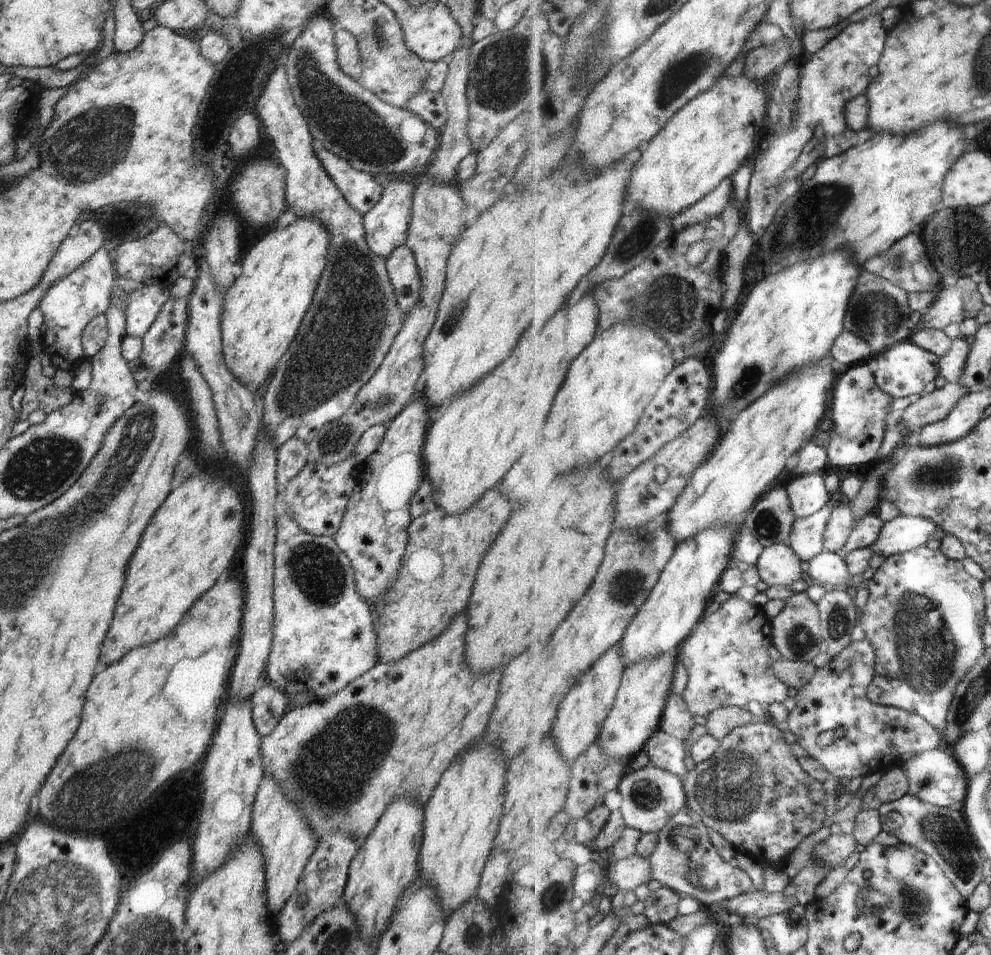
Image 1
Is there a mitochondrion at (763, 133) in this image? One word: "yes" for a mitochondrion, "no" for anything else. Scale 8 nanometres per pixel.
no

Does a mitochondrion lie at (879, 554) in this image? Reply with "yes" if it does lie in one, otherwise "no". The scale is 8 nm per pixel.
no

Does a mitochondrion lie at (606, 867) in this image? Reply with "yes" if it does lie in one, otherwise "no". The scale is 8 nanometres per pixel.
no

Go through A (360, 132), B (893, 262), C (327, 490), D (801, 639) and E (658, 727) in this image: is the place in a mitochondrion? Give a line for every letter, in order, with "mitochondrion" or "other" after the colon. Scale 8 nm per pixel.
A: mitochondrion
B: mitochondrion
C: other
D: mitochondrion
E: other

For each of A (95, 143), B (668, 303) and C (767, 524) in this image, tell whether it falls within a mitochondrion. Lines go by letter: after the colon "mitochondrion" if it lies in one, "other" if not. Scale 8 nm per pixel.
A: mitochondrion
B: mitochondrion
C: mitochondrion

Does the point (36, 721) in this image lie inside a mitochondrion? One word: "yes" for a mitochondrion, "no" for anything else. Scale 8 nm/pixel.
no

